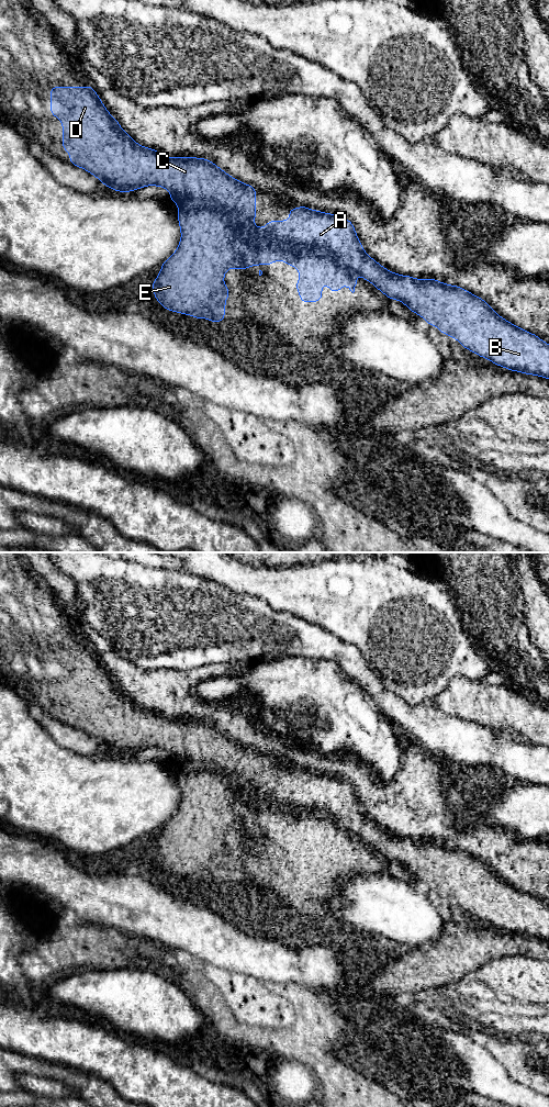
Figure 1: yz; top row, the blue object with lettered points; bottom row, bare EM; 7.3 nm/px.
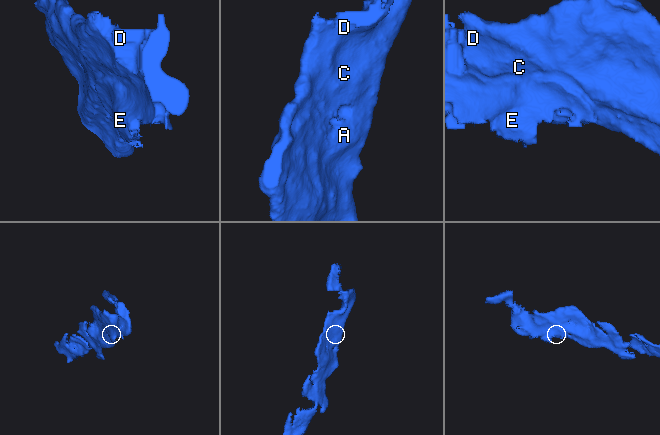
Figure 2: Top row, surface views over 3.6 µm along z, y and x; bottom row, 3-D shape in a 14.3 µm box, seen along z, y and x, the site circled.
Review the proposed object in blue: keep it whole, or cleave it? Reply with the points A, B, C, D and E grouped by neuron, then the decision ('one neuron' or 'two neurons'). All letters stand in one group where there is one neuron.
A B C D / E | two neurons

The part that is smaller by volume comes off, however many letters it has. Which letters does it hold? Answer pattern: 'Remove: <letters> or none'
Remove: E

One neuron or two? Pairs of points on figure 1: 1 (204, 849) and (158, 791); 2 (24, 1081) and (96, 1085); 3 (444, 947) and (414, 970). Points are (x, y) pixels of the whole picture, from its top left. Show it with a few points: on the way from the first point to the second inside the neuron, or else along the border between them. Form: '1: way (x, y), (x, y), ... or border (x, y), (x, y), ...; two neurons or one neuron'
1: border (179, 786), (179, 807), (159, 828); two neurons
2: border (36, 1076), (48, 1076), (58, 1080), (76, 1095); two neurons
3: way (436, 954), (422, 968); one neuron

